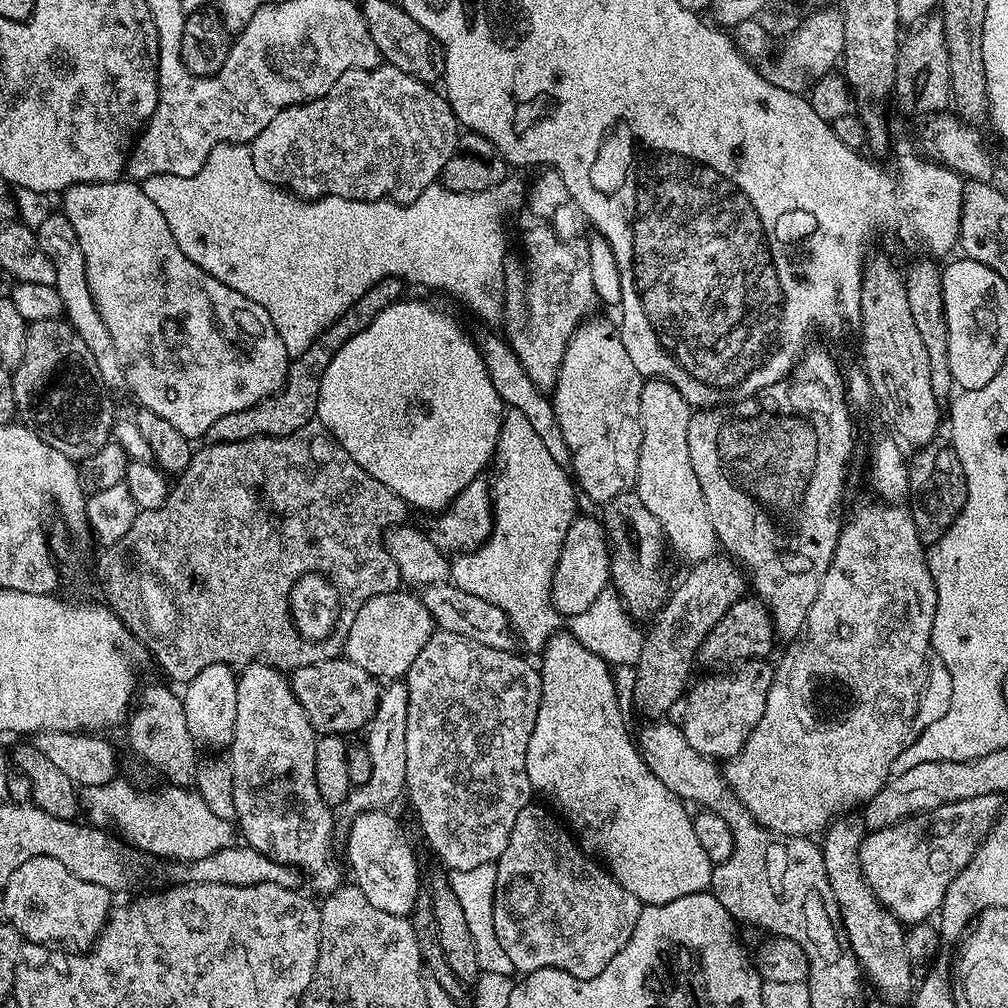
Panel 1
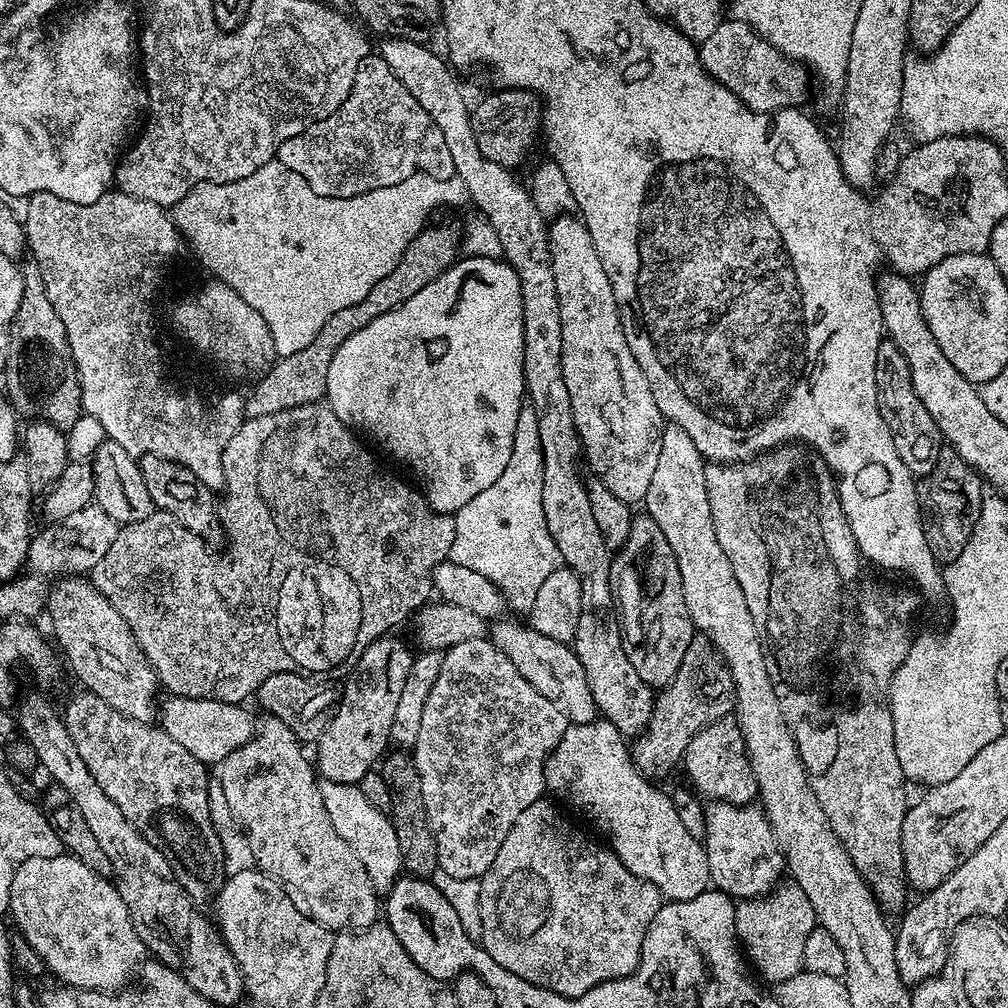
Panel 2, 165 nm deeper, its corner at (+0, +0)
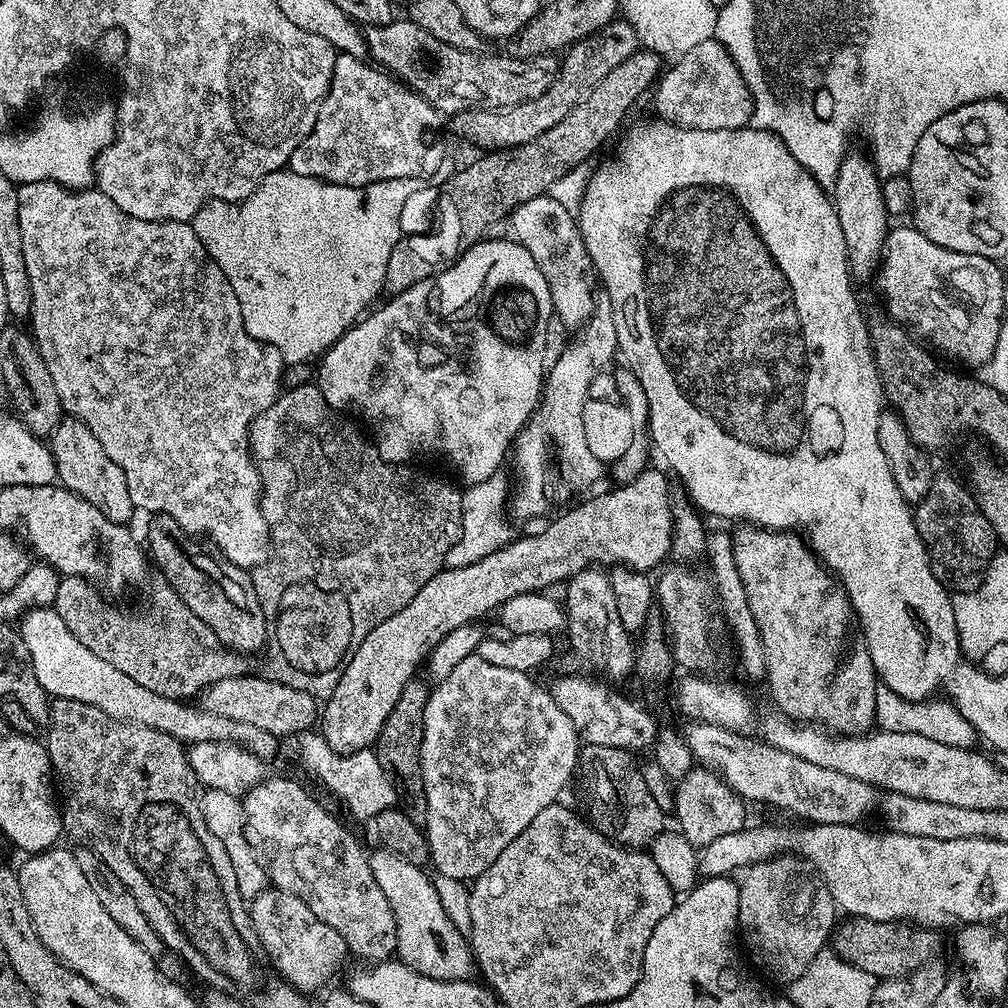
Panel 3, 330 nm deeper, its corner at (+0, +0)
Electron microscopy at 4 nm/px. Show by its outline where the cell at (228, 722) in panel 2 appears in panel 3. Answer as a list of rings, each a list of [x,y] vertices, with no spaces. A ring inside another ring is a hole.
[[[55,607],[31,608],[19,621],[18,631],[22,642],[26,642],[34,675],[49,697],[73,699],[86,702],[86,706],[98,706],[98,710],[102,710],[102,714],[110,714],[110,718],[162,730],[185,746],[228,740],[231,744],[247,748],[264,762],[268,762],[276,752],[277,736],[266,730],[258,730],[258,726],[250,726],[250,722],[224,718],[222,714],[214,714],[203,706],[196,705],[195,708],[192,702],[166,698],[162,694],[154,694],[154,690],[146,690],[146,686],[134,682],[134,678],[129,678],[127,674],[122,674],[122,670],[110,666],[110,662],[98,658],[94,650],[86,650],[86,646],[82,646],[82,642],[70,634]]]

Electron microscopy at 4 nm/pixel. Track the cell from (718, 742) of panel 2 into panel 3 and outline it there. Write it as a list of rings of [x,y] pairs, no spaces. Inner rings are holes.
[[[693,766],[685,774],[683,780],[675,787],[676,807],[674,817],[678,823],[678,831],[695,844],[697,849],[705,848],[714,838],[722,838],[722,834],[734,834],[746,827],[744,820],[745,801],[711,768]]]

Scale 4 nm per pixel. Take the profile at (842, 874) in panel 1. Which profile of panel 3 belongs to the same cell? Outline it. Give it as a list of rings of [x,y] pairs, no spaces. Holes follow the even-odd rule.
[[[747,522],[741,523],[737,528],[740,529],[731,533],[734,562],[738,566],[738,574],[742,578],[742,586],[746,590],[746,602],[750,602],[750,614],[754,614],[754,622],[758,626],[758,634],[762,638],[762,646],[766,654],[766,681],[768,680],[768,688],[772,691],[772,700],[777,706],[775,709],[781,715],[799,723],[821,724],[841,735],[863,735],[875,725],[878,677],[868,653],[868,647],[864,645],[857,629],[853,627],[852,604],[848,601],[848,595],[844,592],[840,581],[820,563],[819,556],[808,547],[807,543],[795,531],[762,528]]]

